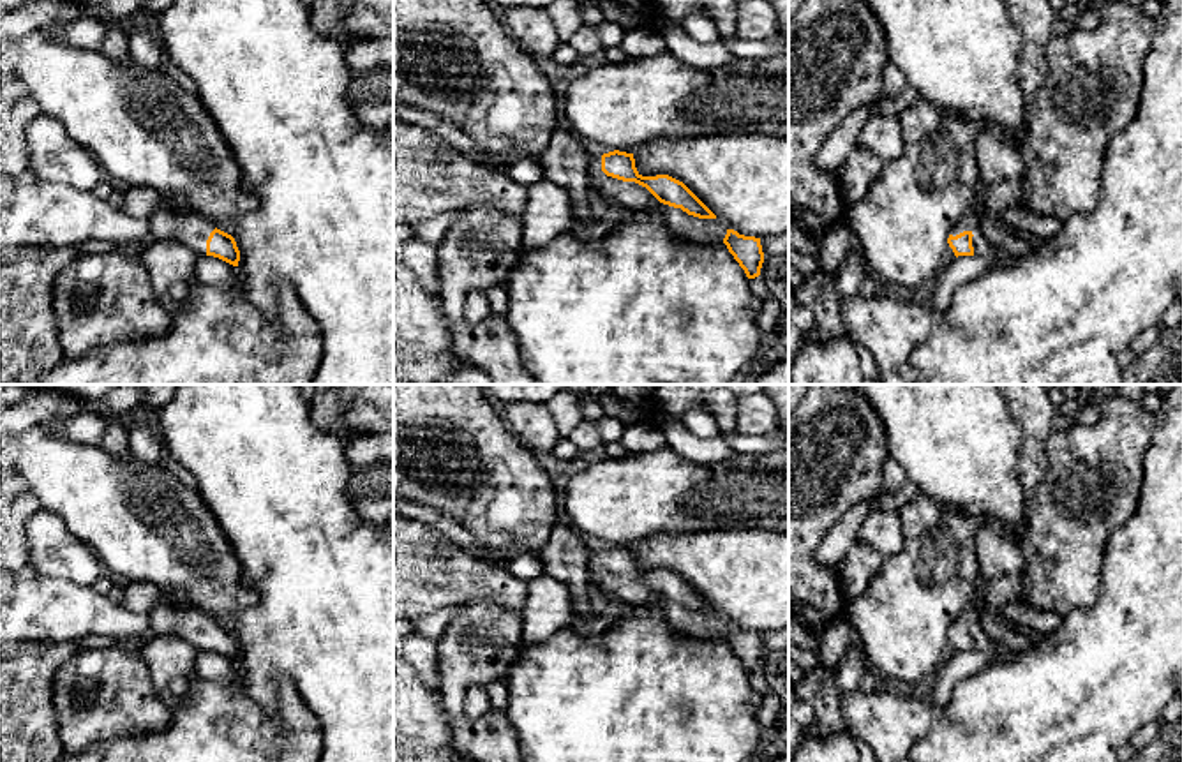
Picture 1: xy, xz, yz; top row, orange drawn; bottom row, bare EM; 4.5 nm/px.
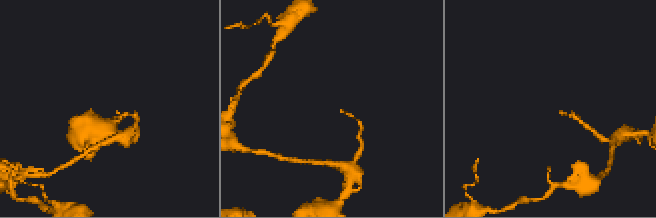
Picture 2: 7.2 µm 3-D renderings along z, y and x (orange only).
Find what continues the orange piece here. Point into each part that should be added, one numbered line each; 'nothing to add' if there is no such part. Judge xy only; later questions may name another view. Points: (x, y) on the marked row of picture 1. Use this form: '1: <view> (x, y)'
1: xy (193, 230)

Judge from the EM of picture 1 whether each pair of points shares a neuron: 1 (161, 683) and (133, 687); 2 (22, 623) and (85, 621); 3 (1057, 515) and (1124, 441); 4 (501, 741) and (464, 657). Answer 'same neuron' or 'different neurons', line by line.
1: different neurons
2: same neuron
3: same neuron
4: same neuron

